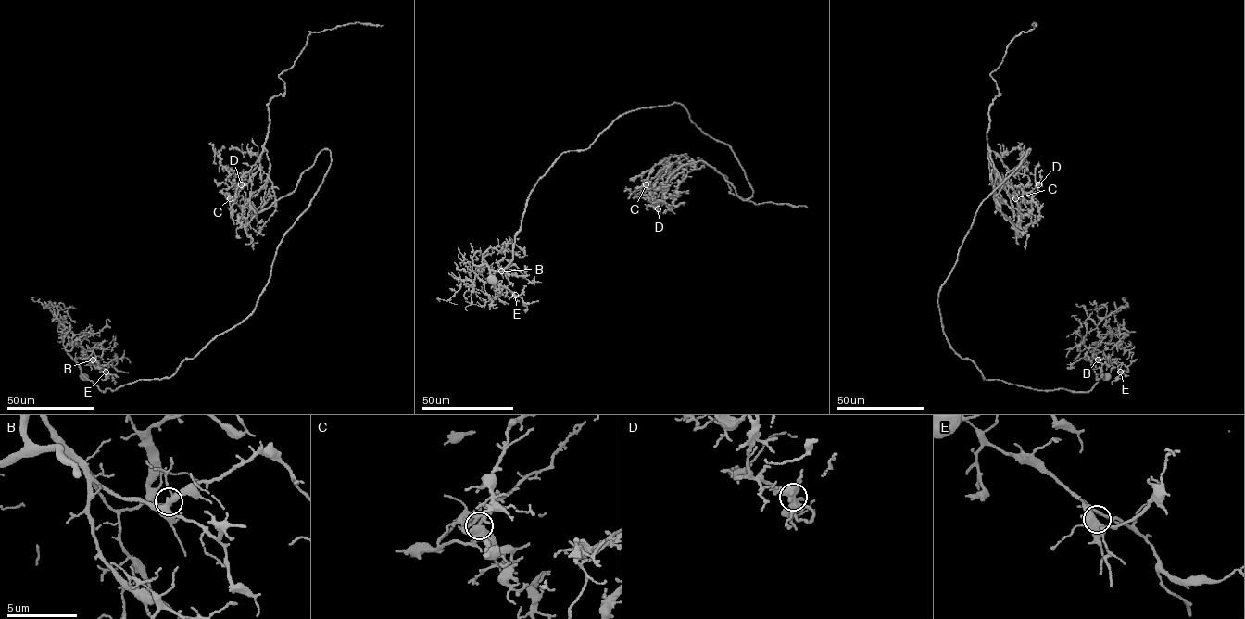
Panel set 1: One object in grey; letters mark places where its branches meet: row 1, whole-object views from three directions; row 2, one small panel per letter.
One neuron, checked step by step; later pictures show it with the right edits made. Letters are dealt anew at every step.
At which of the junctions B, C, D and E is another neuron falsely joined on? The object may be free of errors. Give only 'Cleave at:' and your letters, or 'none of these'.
Cleave at: C

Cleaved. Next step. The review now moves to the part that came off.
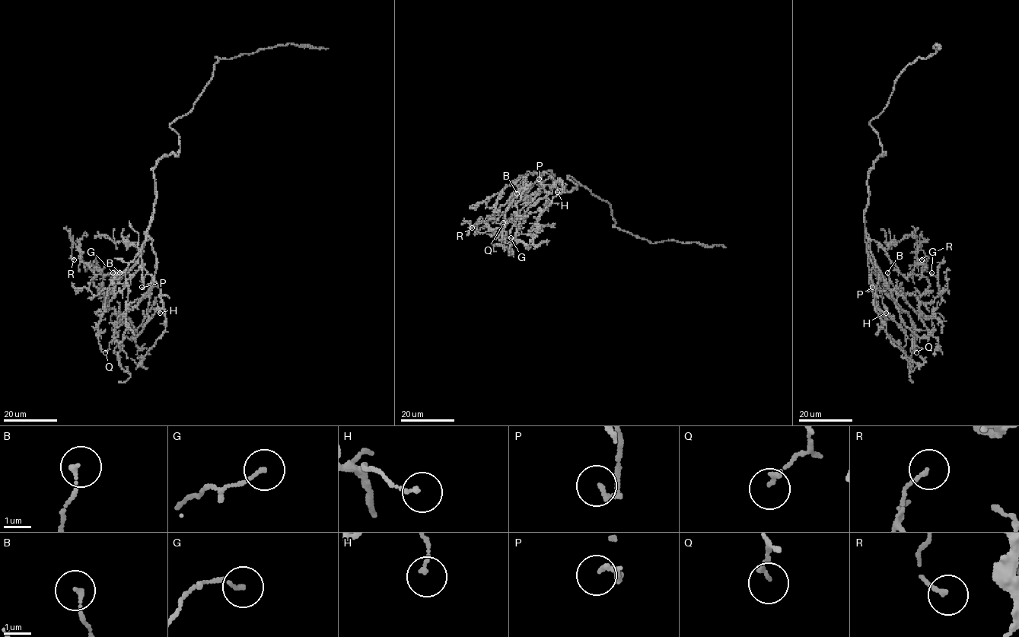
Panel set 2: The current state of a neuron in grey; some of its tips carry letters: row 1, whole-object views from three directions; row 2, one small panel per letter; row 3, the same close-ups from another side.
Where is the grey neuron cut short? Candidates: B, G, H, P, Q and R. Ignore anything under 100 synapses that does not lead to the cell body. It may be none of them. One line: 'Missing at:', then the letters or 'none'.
Missing at: none

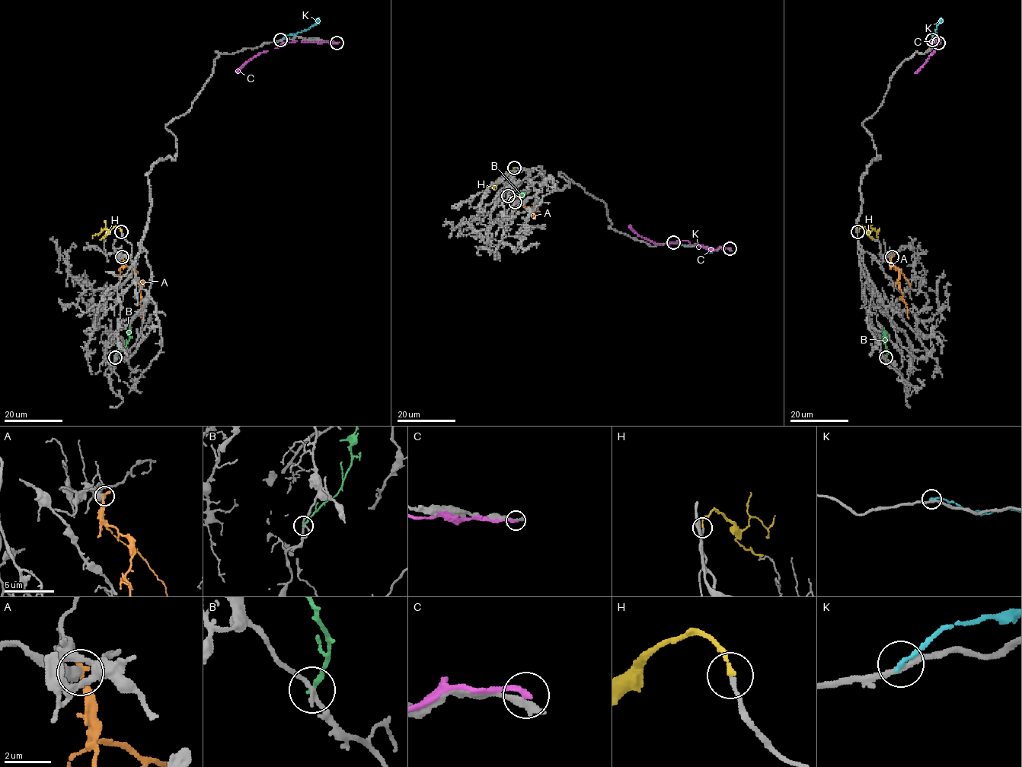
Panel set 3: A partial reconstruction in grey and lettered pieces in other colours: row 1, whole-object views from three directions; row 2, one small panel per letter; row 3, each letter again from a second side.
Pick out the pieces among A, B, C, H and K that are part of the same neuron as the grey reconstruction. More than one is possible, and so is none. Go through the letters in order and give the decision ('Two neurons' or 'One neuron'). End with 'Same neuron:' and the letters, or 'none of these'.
A: Two neurons
B: Two neurons
C: Two neurons
H: One neuron
K: Two neurons
Same neuron: H

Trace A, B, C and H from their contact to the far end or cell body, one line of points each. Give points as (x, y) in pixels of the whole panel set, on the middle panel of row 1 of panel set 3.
A: (515, 201), (526, 209), (531, 209), (535, 218)
B: (507, 196), (517, 197), (524, 193)
C: (729, 248), (706, 249), (681, 240), (669, 244), (654, 243), (640, 236), (630, 225)
H: (514, 167), (491, 187), (485, 187)

